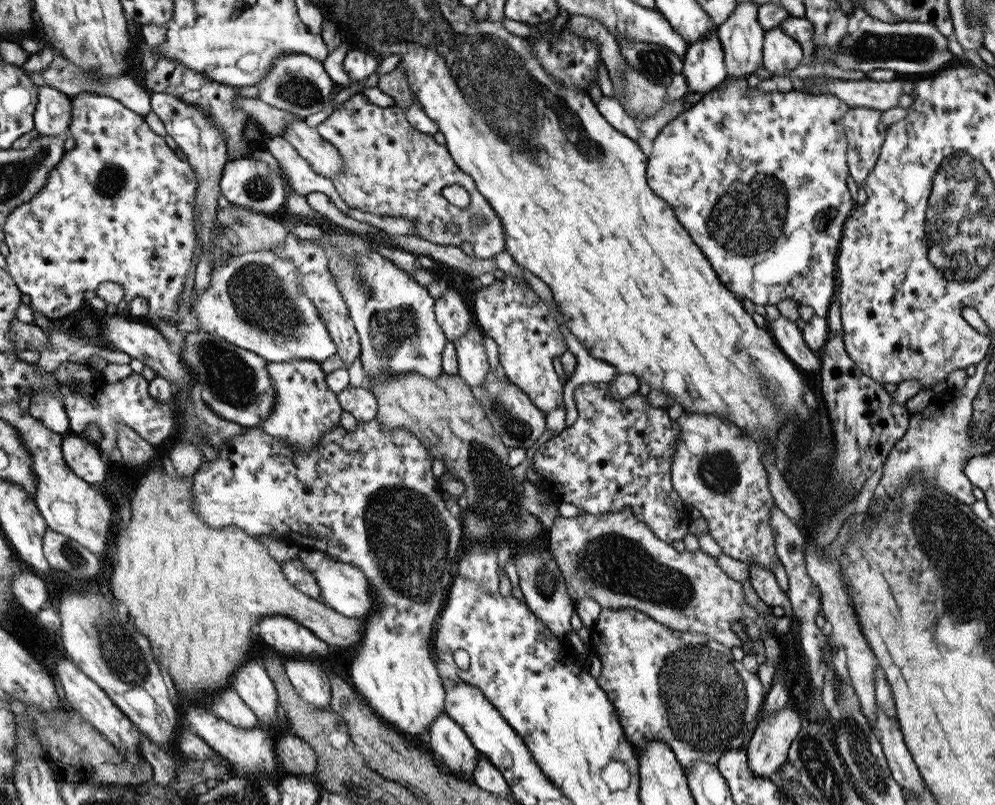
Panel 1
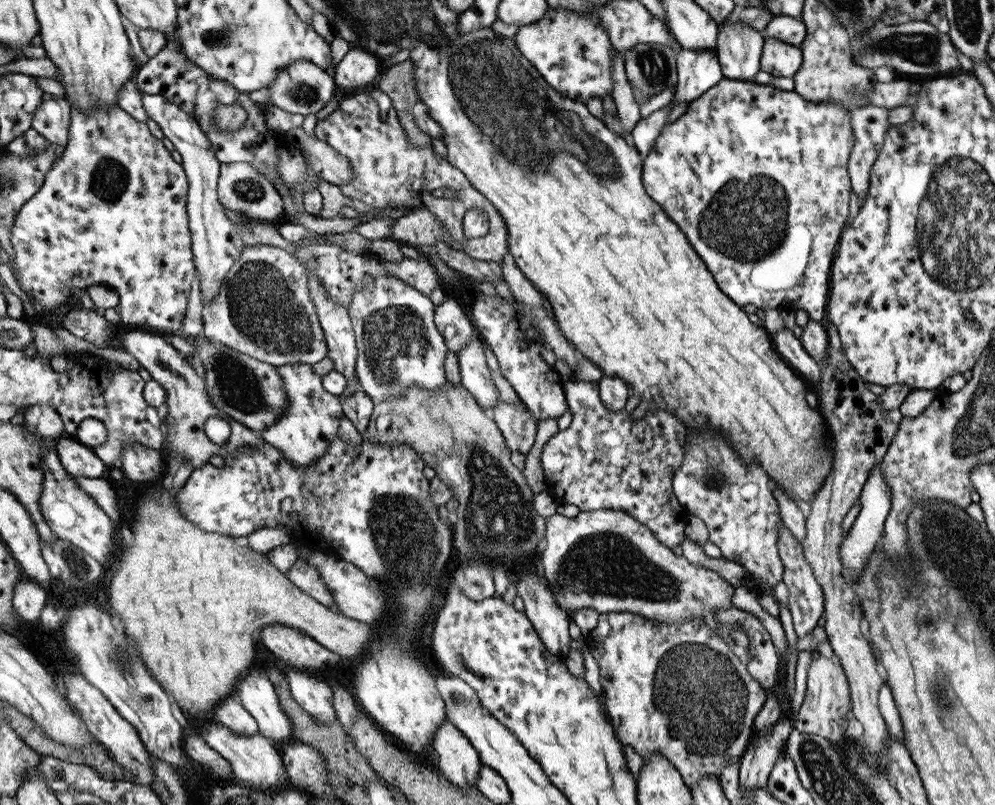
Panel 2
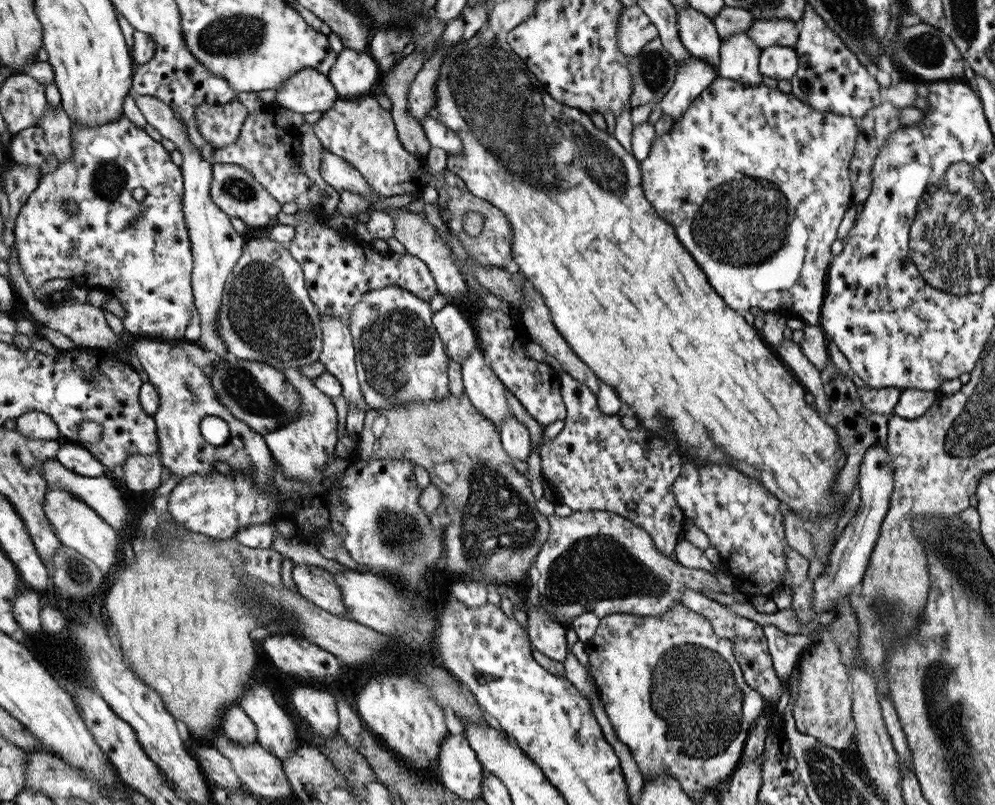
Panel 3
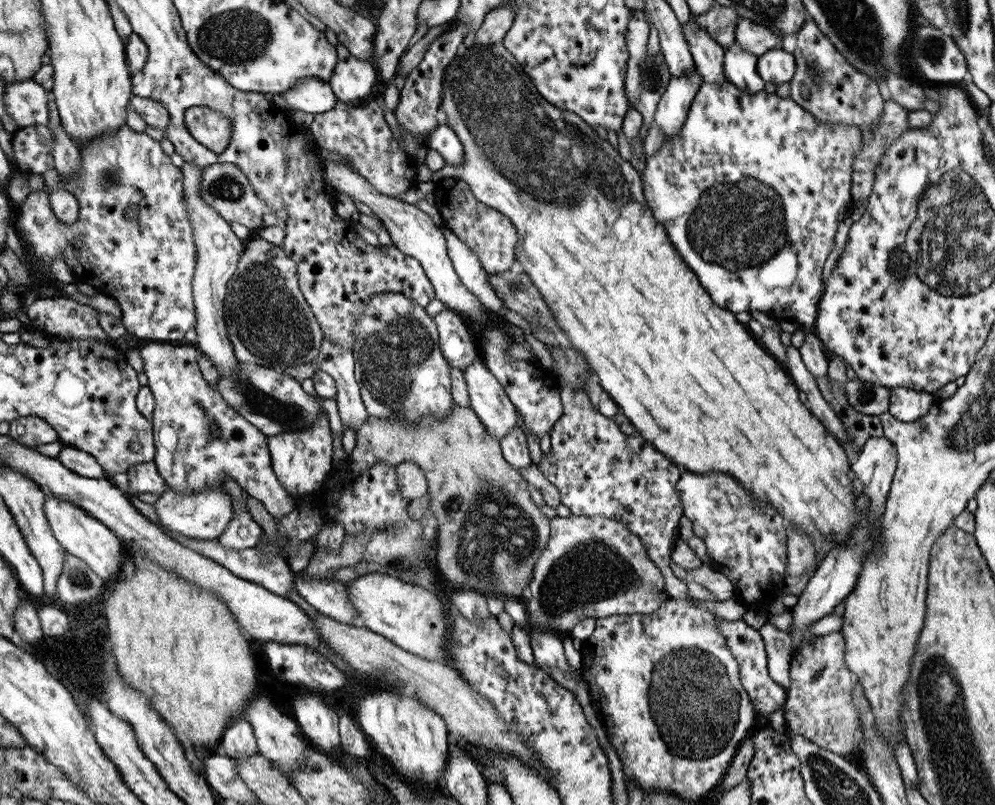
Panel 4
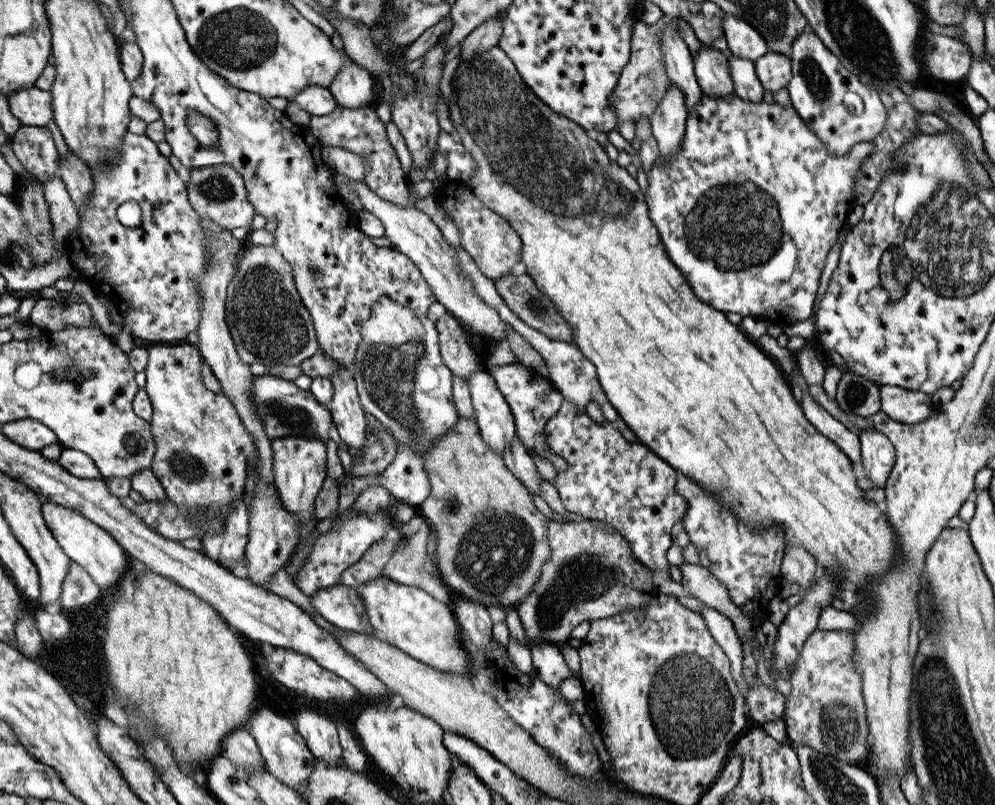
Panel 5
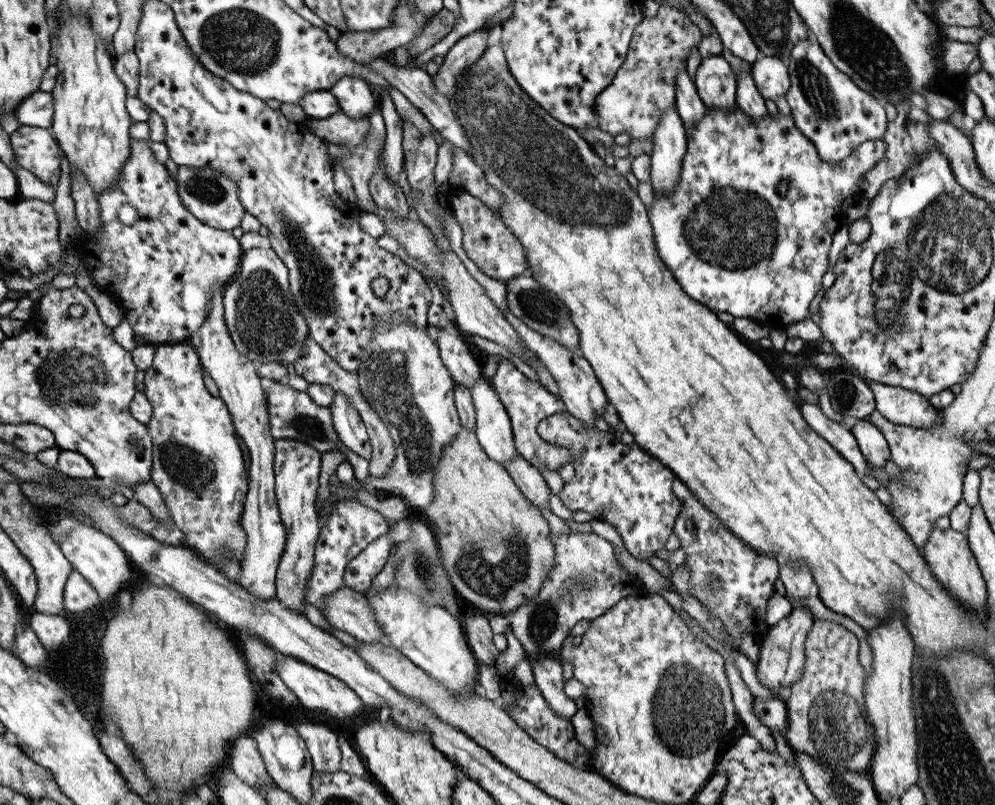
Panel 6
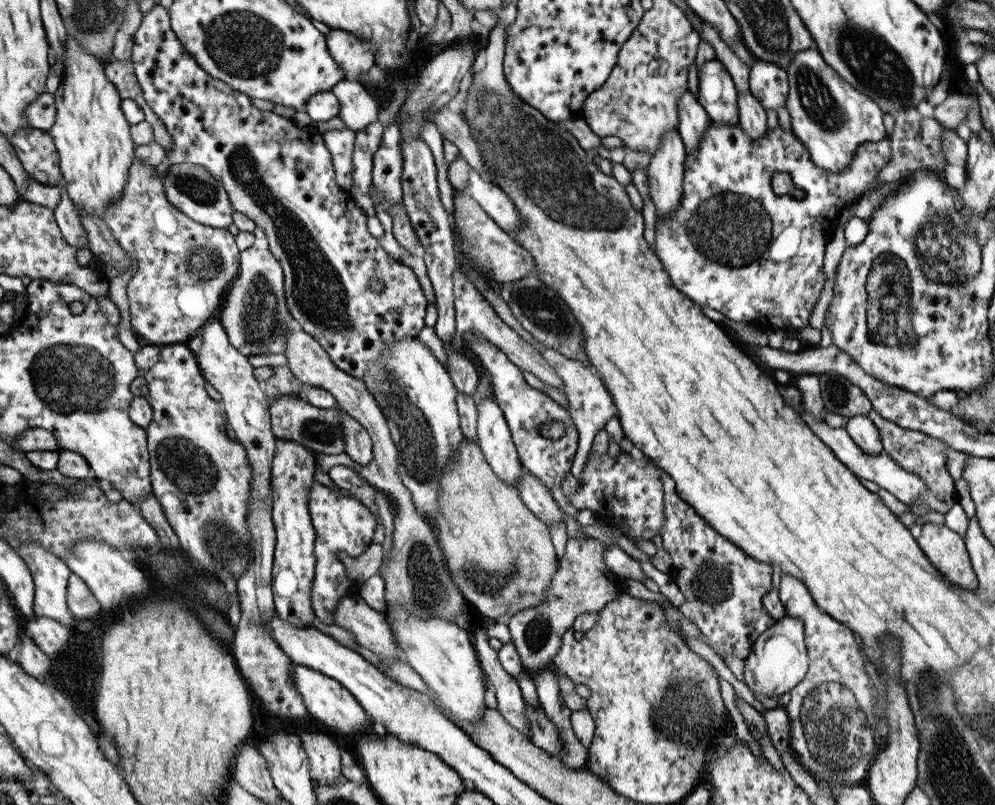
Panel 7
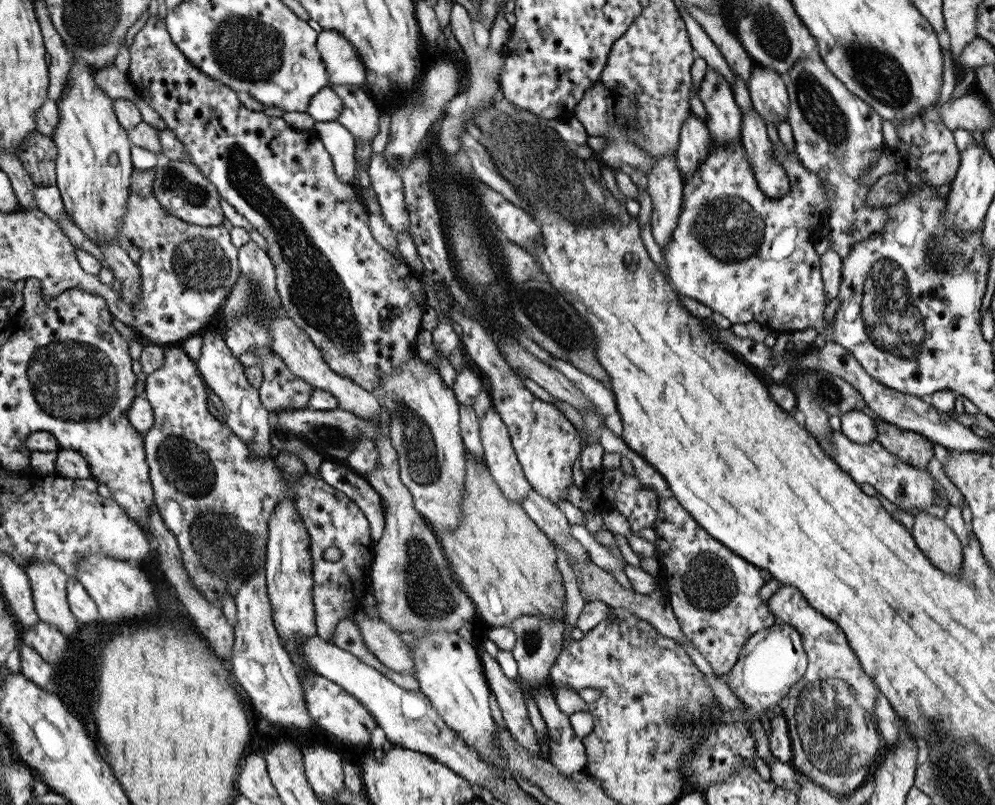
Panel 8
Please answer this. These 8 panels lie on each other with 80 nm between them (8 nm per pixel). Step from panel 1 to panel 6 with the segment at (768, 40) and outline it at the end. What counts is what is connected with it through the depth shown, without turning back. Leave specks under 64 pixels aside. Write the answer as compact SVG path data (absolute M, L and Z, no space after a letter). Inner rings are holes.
M760 56L751 63L751 75L765 100L776 101L785 96L791 83L788 67L776 57Z

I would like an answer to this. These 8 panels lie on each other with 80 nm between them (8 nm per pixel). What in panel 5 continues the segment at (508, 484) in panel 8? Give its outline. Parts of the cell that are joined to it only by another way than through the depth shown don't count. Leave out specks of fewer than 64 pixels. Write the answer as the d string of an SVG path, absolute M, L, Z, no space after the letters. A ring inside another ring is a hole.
M478 368L468 379L476 425L484 442L500 455L513 444L515 416L487 369Z

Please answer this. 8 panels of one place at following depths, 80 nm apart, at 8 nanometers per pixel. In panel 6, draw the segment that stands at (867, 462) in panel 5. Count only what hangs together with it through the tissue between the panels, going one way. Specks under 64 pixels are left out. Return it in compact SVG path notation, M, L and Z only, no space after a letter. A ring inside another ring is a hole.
M865 418L860 419L851 428L852 434L855 436L859 449L864 458L873 467L883 467L883 464L890 459L890 447L885 436L871 422Z

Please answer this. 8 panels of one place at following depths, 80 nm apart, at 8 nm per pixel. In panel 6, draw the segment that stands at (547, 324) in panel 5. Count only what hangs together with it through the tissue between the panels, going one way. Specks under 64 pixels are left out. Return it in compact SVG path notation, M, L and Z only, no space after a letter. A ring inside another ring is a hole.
M529 274L516 279L500 279L507 288L508 311L519 318L530 330L562 344L562 347L578 352L579 329L572 322L571 313L564 303L553 293L546 290Z

